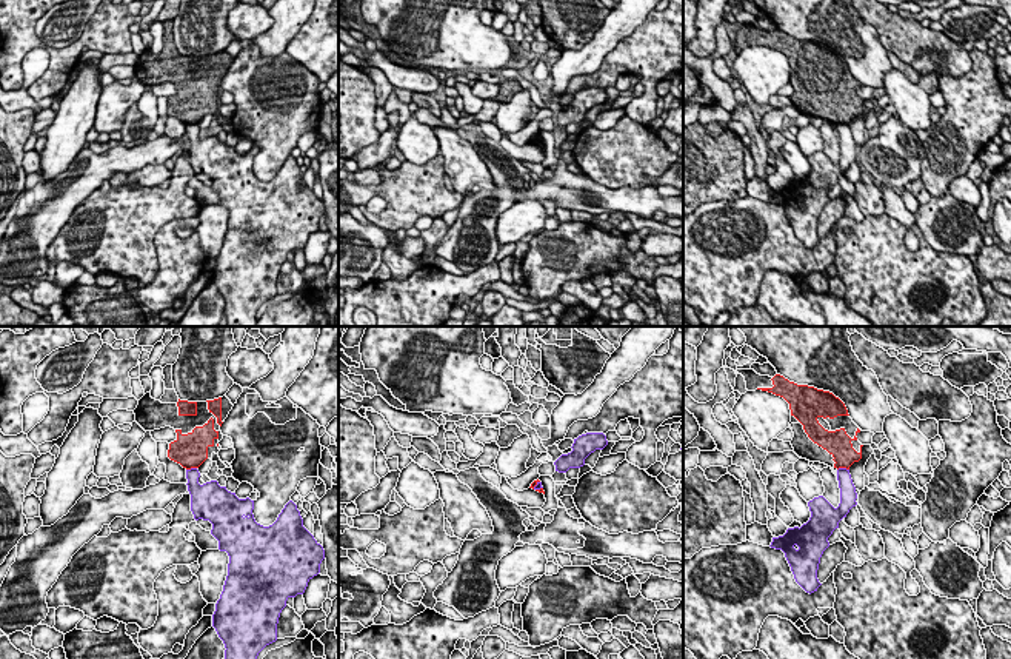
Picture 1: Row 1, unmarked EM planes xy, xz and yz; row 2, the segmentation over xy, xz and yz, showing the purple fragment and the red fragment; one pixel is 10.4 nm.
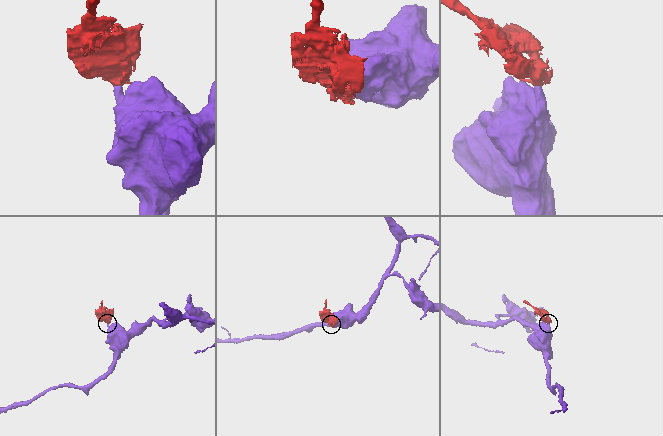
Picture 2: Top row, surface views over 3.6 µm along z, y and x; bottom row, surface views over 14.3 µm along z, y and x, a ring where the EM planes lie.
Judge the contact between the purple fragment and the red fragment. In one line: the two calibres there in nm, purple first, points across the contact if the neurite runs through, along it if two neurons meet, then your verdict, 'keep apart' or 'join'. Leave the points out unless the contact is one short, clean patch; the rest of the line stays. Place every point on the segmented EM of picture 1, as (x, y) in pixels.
calibres 160 and 240 nm; border yz (848, 468), (837, 470); keep apart

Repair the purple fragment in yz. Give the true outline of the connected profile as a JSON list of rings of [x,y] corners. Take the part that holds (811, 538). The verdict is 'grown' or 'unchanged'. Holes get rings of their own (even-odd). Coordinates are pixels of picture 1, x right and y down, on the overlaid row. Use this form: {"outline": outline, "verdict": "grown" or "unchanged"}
{"outline": [[[839,468],[837,480],[840,503],[834,508],[823,496],[808,502],[811,517],[800,528],[788,528],[783,536],[772,537],[771,548],[782,550],[791,567],[796,582],[806,591],[814,593],[822,585],[817,570],[823,551],[829,547],[828,537],[849,510],[857,505],[857,493],[849,470]]], "verdict": "unchanged"}

